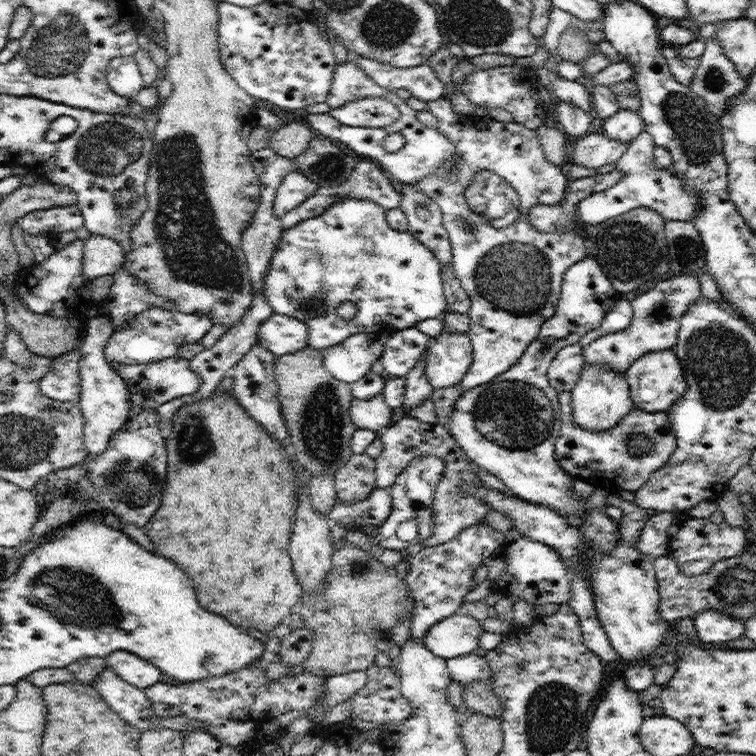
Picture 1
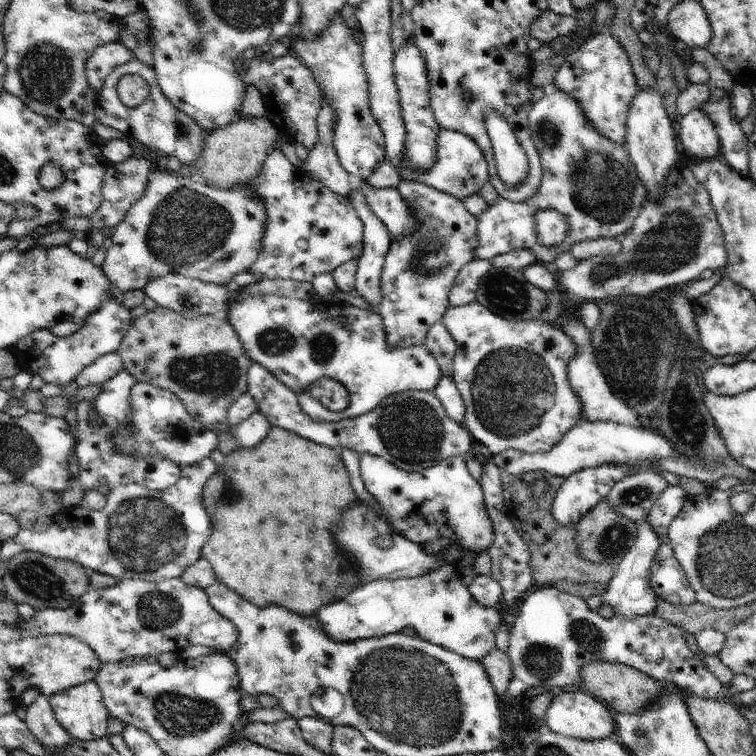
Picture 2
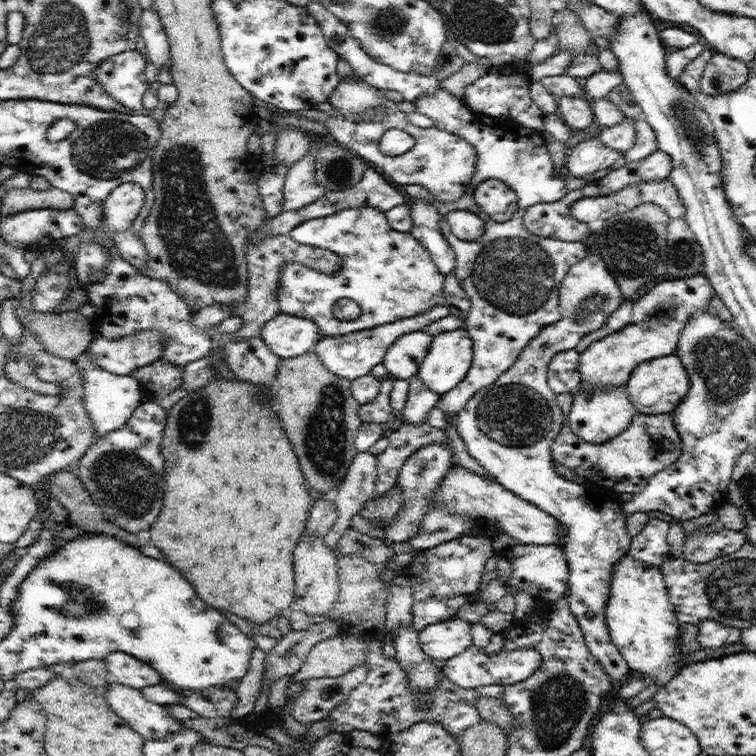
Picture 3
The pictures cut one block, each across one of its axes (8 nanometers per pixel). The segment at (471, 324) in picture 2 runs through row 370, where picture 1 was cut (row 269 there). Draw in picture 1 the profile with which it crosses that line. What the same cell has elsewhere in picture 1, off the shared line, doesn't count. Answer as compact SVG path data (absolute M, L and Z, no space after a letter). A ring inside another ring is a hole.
M440 97L428 101L428 110L438 118L437 130L444 134L456 146L456 165L452 167L451 176L431 174L416 184L418 191L432 198L443 214L443 225L448 231L451 242L451 266L455 271L461 287L470 299L470 326L467 332L473 348L473 361L465 377L459 382L462 392L486 384L499 374L505 373L514 366L528 345L538 336L542 324L554 316L556 305L561 295L561 284L570 266L588 258L584 247L584 234L581 231L570 232L540 232L527 219L528 213L536 205L556 206L562 204L566 195L570 178L566 167L558 167L550 163L540 146L540 138L536 129L530 130L524 124L513 122L497 122L489 114L480 118L475 114L466 116L458 114L450 99ZM490 171L504 178L519 196L519 217L502 229L492 226L492 223L482 215L476 214L464 200L464 191L477 172Z

